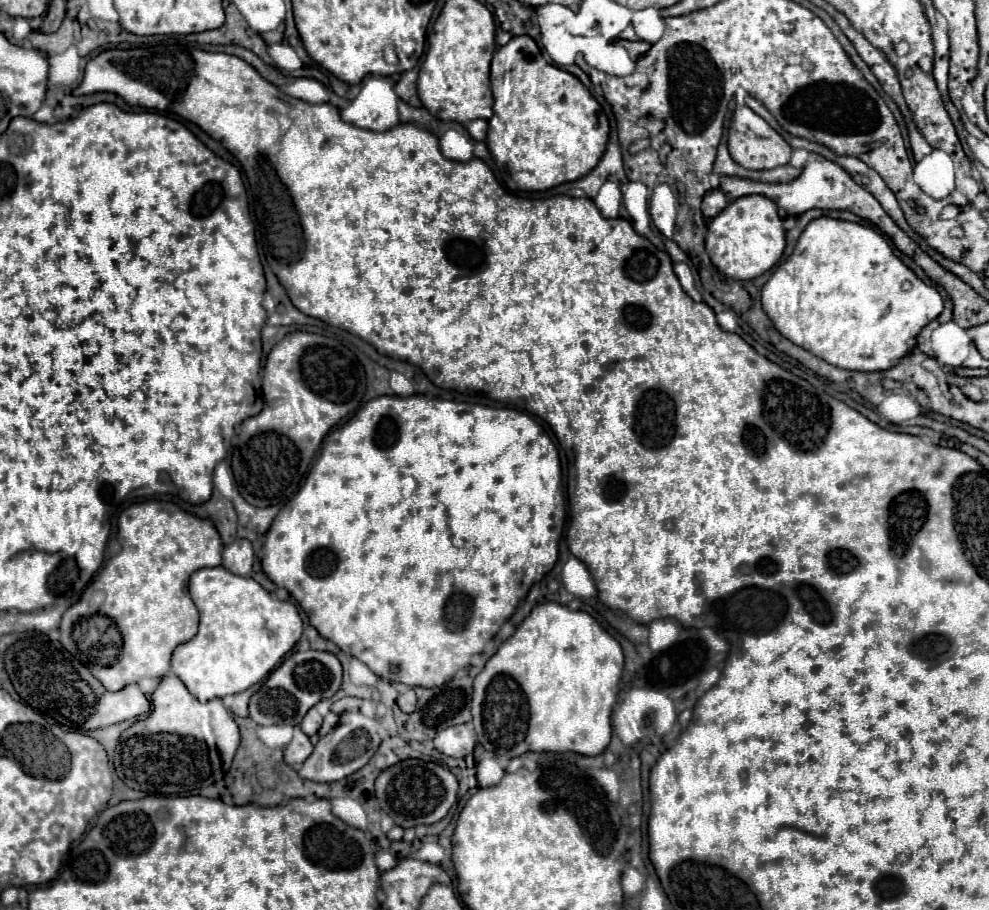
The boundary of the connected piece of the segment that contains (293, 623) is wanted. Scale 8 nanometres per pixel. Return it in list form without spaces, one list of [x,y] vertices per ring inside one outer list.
[[[222,566],[202,568],[190,576],[190,596],[200,612],[200,630],[190,642],[180,644],[174,650],[172,674],[178,676],[188,688],[188,692],[200,702],[238,694],[258,684],[282,662],[282,658],[294,648],[294,644],[302,636],[302,618],[298,614],[298,608],[292,602],[272,598],[250,576],[234,576]]]

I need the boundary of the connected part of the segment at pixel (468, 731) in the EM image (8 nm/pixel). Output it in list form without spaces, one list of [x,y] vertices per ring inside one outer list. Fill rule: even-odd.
[[[458,724],[444,728],[434,738],[434,748],[446,756],[464,758],[468,756],[476,746],[476,734],[470,724]]]

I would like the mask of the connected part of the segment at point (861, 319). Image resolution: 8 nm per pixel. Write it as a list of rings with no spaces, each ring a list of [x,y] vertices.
[[[820,216],[804,228],[792,256],[764,284],[762,308],[784,338],[814,356],[822,356],[828,364],[844,370],[884,372],[915,348],[920,330],[942,314],[944,300],[934,286],[924,284],[892,252],[890,244],[874,228]]]

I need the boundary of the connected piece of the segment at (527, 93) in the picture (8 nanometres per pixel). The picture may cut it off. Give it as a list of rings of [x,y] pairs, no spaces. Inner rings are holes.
[[[514,36],[506,46],[500,46],[500,48],[496,50],[494,60],[492,60],[490,80],[492,80],[494,116],[488,121],[486,144],[488,144],[492,158],[496,160],[500,178],[502,178],[502,182],[506,184],[506,188],[510,188],[510,190],[522,190],[522,192],[542,192],[542,190],[554,188],[554,186],[558,186],[558,184],[578,180],[580,176],[588,174],[588,172],[598,164],[598,160],[602,158],[602,154],[604,154],[604,150],[606,150],[606,144],[608,144],[608,130],[610,130],[610,128],[608,128],[608,118],[606,118],[606,114],[602,112],[600,104],[592,98],[592,94],[588,92],[588,88],[586,88],[574,74],[570,74],[570,72],[566,72],[566,70],[560,70],[560,68],[556,68],[554,64],[550,64],[550,62],[546,60],[544,52],[540,50],[540,46],[538,46],[530,36]]]

